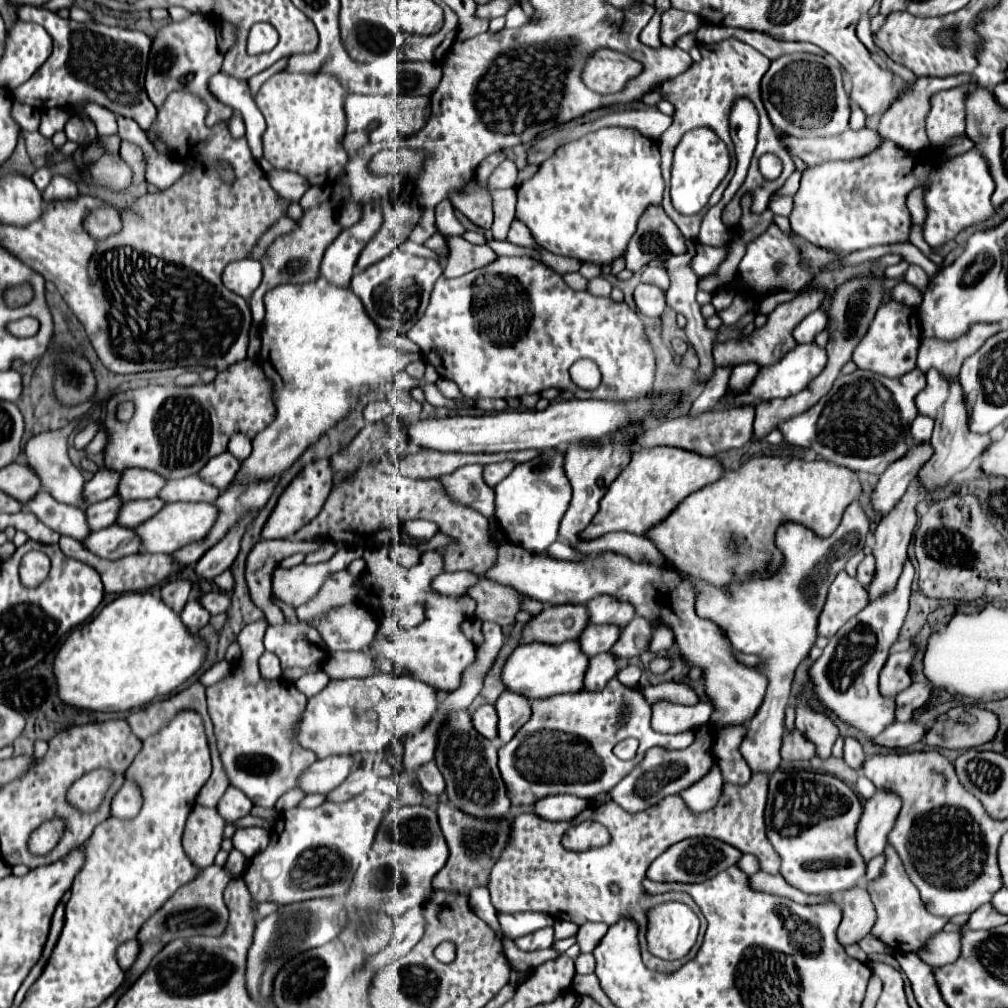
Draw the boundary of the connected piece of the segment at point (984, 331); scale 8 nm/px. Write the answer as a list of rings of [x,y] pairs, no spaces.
[[[980,323],[974,325],[968,335],[952,343],[946,341],[940,343],[940,339],[924,339],[920,345],[916,367],[920,371],[928,371],[934,367],[936,371],[940,371],[944,379],[948,381],[958,379],[964,359],[968,359],[968,355],[974,355],[984,345],[984,341],[994,333],[998,333],[1000,329],[1002,329],[1000,323],[992,323],[992,325]]]

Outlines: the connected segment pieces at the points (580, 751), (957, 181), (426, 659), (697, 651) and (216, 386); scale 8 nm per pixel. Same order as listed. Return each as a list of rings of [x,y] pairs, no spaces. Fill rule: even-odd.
[[[618,679],[608,681],[608,685],[602,691],[578,691],[572,695],[552,695],[548,699],[534,699],[532,701],[532,717],[530,721],[514,735],[514,739],[498,749],[500,761],[500,773],[508,789],[508,797],[512,805],[516,807],[532,807],[536,801],[548,797],[548,795],[558,795],[558,793],[568,793],[576,795],[582,799],[592,799],[600,793],[610,793],[612,787],[616,787],[618,781],[622,781],[644,757],[644,753],[650,747],[668,747],[668,749],[682,749],[688,747],[694,741],[692,731],[682,731],[678,735],[662,735],[652,731],[650,727],[650,703],[644,699],[640,687],[626,687]],[[628,705],[632,715],[624,725],[618,725],[620,709]],[[626,737],[634,737],[640,741],[640,751],[632,761],[620,761],[614,757],[612,749],[616,743],[620,743]]]
[[[886,139],[882,147],[868,157],[808,167],[794,195],[794,211],[790,215],[792,231],[816,247],[840,253],[908,241],[910,213],[906,209],[906,195],[920,183],[928,183],[924,239],[930,247],[940,247],[966,227],[984,223],[994,215],[990,203],[994,181],[984,157],[976,149],[956,159],[934,161],[928,151],[908,153]]]
[[[386,549],[378,551],[366,551],[366,573],[378,573],[382,571],[394,593],[396,593],[396,603],[390,605],[392,617],[400,617],[410,605],[420,603],[424,607],[426,619],[412,629],[396,629],[392,637],[384,637],[378,641],[376,651],[394,661],[394,665],[404,667],[414,679],[420,679],[428,685],[432,685],[436,691],[454,691],[460,685],[460,675],[462,671],[474,661],[476,657],[476,645],[464,635],[462,623],[466,619],[474,619],[474,609],[476,603],[472,597],[450,597],[442,595],[436,589],[432,589],[432,579],[444,573],[444,559],[440,559],[440,551],[424,551],[422,559],[416,567],[404,569],[388,559]]]
[[[502,543],[496,563],[492,565],[492,571],[484,575],[484,579],[516,587],[520,589],[520,593],[544,605],[588,603],[600,593],[610,593],[618,599],[628,599],[636,607],[636,613],[652,621],[654,627],[658,627],[660,623],[672,627],[682,657],[690,665],[702,667],[704,671],[706,693],[714,705],[714,713],[710,719],[712,727],[750,721],[764,699],[768,685],[766,677],[754,669],[740,665],[732,657],[730,641],[720,631],[720,627],[696,615],[692,585],[676,571],[662,571],[652,565],[636,565],[630,563],[628,557],[614,553],[602,553],[596,559],[586,557],[584,561],[560,561],[546,555],[532,555],[512,543]]]
[[[244,359],[218,373],[212,383],[190,387],[180,387],[176,383],[166,387],[148,385],[118,393],[108,401],[106,409],[104,425],[110,441],[104,463],[114,471],[132,467],[150,469],[166,479],[194,475],[212,457],[226,451],[228,439],[234,431],[242,431],[252,439],[272,423],[276,409],[268,385],[262,367],[252,359]],[[124,401],[134,403],[134,415],[130,421],[118,421],[116,417],[116,411]]]

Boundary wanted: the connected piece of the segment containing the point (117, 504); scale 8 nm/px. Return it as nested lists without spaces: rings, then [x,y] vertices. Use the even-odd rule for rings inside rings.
[[[114,495],[112,499],[100,501],[100,503],[92,503],[86,507],[86,515],[88,515],[88,523],[92,531],[98,529],[106,529],[116,525],[116,515],[120,515],[120,507],[124,505],[124,501]]]

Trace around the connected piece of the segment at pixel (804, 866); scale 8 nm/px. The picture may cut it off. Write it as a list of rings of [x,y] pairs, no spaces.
[[[778,769],[768,781],[766,835],[782,857],[780,873],[804,893],[832,895],[858,887],[866,875],[866,863],[856,851],[856,823],[862,801],[838,777],[804,769]]]

